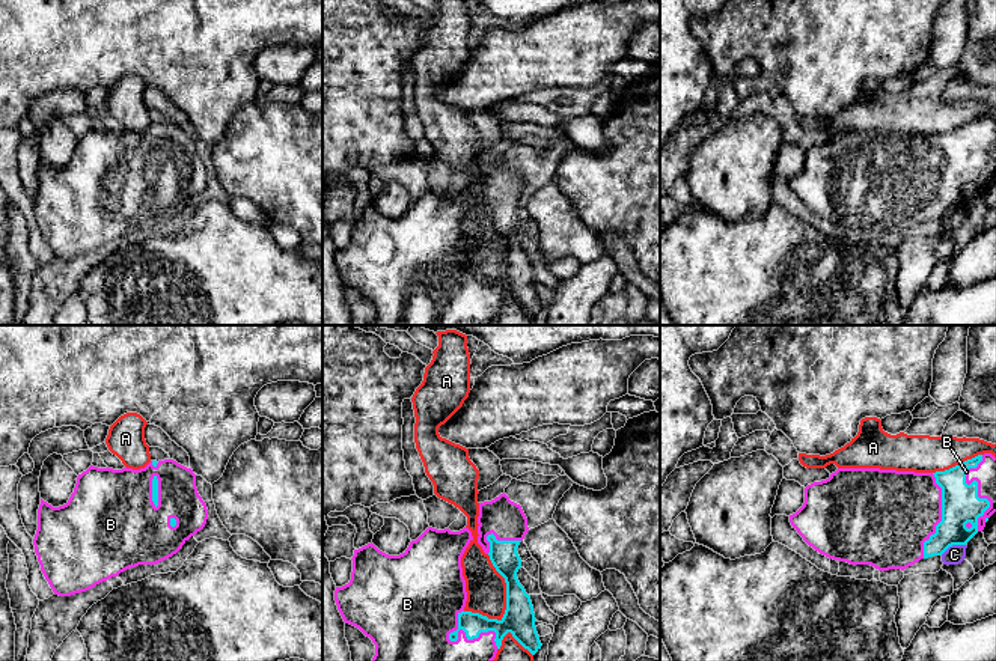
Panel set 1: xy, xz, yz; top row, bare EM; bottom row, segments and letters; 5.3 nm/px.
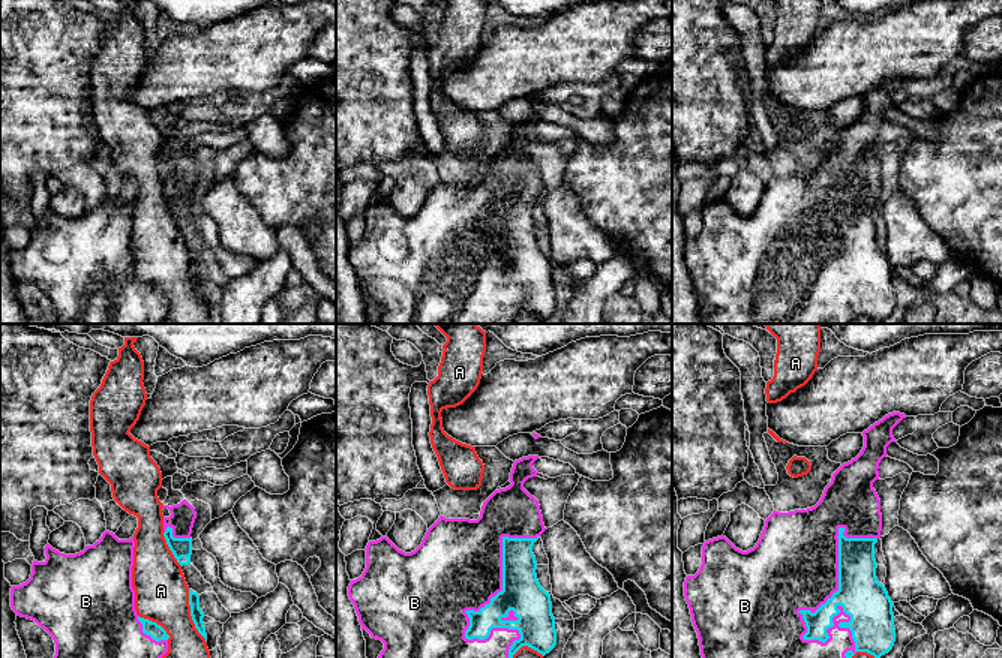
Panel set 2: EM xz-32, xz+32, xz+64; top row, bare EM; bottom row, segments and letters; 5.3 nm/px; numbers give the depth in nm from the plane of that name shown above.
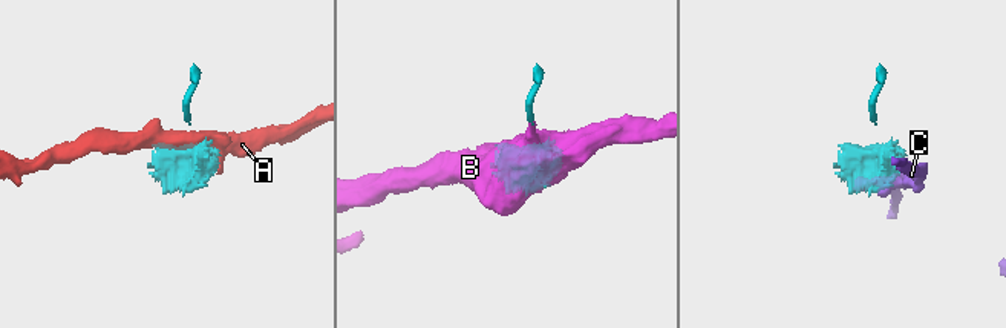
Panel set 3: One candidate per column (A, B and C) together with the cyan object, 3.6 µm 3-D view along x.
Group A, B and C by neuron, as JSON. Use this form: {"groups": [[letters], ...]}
{"groups": [["A"], ["B"], ["C"]]}

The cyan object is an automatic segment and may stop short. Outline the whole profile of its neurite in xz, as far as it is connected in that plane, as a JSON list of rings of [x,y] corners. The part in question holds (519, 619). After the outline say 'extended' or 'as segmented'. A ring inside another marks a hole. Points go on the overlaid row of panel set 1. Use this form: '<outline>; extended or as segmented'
[[[503,492],[491,501],[479,503],[478,524],[478,544],[490,556],[493,566],[506,583],[506,610],[500,620],[464,610],[467,592],[461,557],[473,541],[467,527],[460,532],[428,527],[399,556],[389,556],[372,542],[354,550],[351,580],[348,584],[336,587],[335,601],[344,622],[359,628],[375,644],[372,661],[493,661],[508,632],[532,655],[541,649],[530,595],[526,593],[517,578],[517,572],[521,568],[517,548],[529,532],[527,518],[521,506],[511,501]]]; extended

